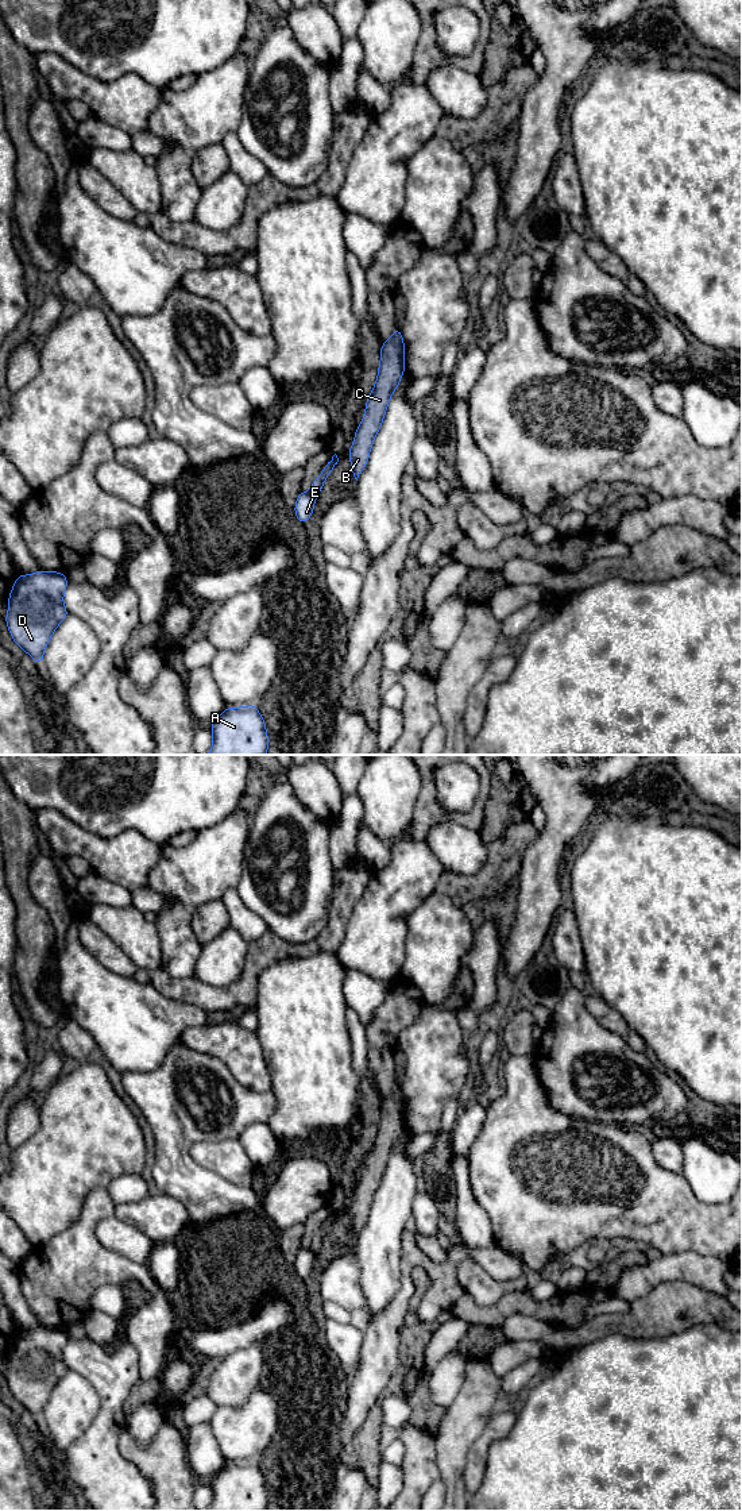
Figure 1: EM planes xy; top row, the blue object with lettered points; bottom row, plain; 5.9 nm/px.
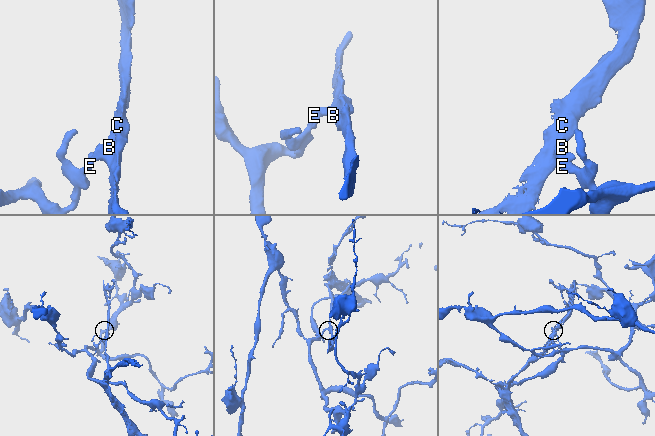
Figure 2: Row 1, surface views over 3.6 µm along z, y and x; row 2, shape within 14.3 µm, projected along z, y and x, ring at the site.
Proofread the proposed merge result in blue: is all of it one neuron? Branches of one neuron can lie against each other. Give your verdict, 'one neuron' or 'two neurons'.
two neurons

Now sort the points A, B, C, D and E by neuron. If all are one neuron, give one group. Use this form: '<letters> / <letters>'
A D E / B C

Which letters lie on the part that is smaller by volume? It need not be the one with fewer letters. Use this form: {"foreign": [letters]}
{"foreign": ["B", "C"]}

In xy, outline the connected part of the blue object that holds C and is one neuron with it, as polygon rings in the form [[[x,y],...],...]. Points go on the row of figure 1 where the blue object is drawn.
[[[395,328],[391,338],[382,343],[378,378],[366,401],[363,420],[355,431],[355,440],[348,451],[351,470],[356,481],[368,462],[371,447],[382,427],[389,401],[405,373],[403,356],[402,332]]]

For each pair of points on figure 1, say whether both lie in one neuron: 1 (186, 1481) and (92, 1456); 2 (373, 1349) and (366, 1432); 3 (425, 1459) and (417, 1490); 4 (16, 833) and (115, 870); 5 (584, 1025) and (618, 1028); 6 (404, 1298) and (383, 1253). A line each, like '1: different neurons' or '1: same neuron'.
1: different neurons
2: different neurons
3: same neuron
4: different neurons
5: different neurons
6: different neurons

